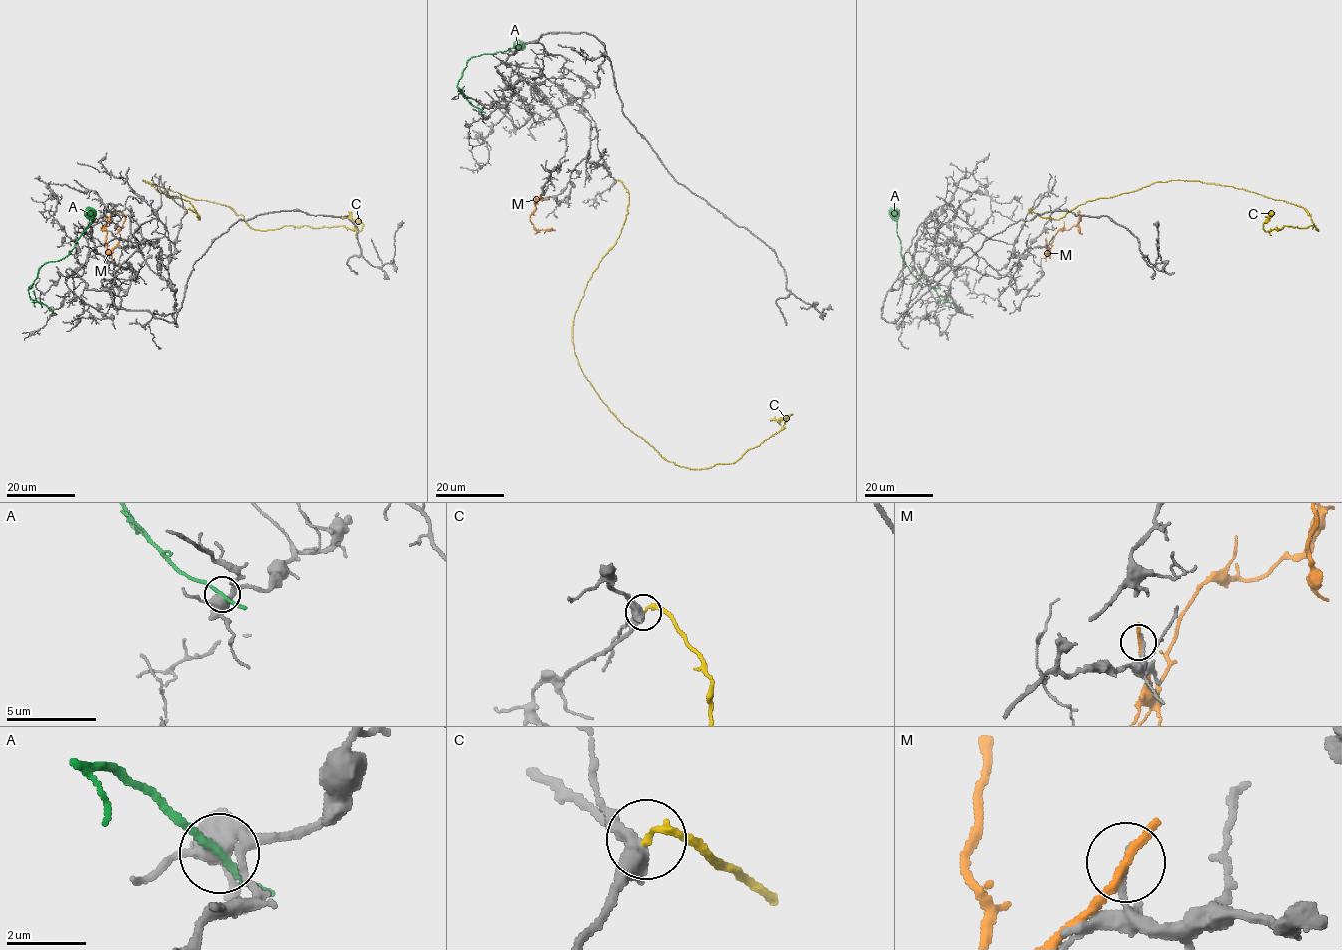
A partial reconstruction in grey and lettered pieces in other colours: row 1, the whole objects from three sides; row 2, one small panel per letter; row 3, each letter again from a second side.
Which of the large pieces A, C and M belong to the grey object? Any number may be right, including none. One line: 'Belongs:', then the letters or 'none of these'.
Belongs: none of these

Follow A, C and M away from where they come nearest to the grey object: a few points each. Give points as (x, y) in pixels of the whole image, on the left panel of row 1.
A: (51, 310), (33, 299), (28, 288), (46, 263), (63, 259), (74, 247), (92, 220), (88, 207)
C: (187, 209), (200, 217), (188, 201), (143, 180), (228, 206), (258, 230), (363, 227), (341, 216)
M: (118, 242), (107, 251), (106, 231), (101, 228), (109, 216), (119, 211), (125, 220), (115, 234)

